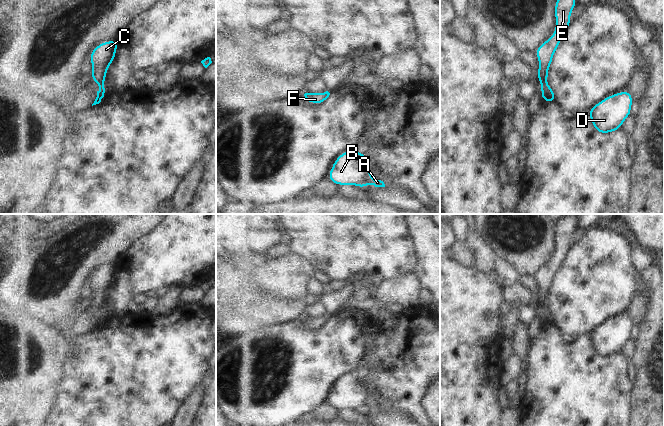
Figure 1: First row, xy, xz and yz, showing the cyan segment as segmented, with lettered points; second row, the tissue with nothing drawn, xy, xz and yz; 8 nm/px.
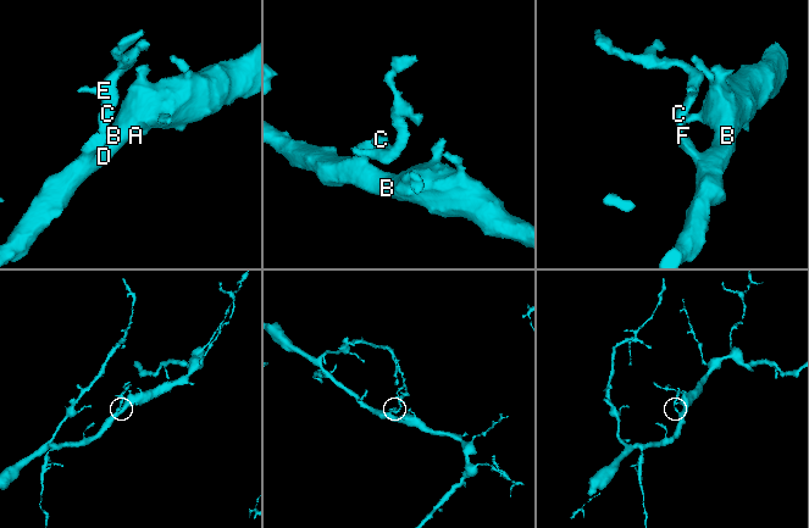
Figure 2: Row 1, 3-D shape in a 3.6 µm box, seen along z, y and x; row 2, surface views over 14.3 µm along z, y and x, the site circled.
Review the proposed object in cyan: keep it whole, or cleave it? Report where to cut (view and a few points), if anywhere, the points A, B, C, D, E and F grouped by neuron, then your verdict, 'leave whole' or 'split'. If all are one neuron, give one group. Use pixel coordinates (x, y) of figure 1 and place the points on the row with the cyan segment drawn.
no cut | A B C D E F | leave whole

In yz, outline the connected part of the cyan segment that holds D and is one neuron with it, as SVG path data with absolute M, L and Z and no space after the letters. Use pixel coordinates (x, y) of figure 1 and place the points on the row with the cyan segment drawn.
M628 90L606 97L589 111L589 117L597 132L606 134L617 131L631 115L632 94Z

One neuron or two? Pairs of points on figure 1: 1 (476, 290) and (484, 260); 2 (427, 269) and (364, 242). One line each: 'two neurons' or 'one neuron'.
1: two neurons
2: two neurons

